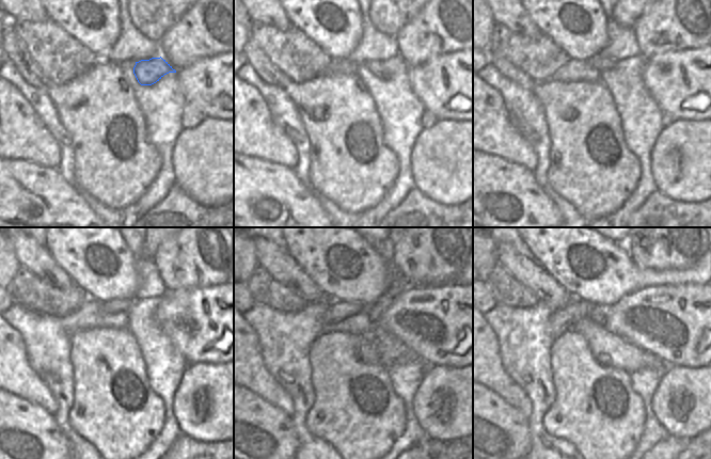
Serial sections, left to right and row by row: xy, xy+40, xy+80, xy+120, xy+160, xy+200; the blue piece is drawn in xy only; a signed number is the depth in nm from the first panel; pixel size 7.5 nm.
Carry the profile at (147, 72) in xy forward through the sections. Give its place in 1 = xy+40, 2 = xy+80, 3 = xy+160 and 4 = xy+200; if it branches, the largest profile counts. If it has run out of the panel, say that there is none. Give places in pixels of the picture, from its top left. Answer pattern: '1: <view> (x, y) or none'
1: xy+40 (378, 68)
2: xy+80 (600, 64)
3: xy+160 (337, 311)
4: xy+200 (563, 320)

